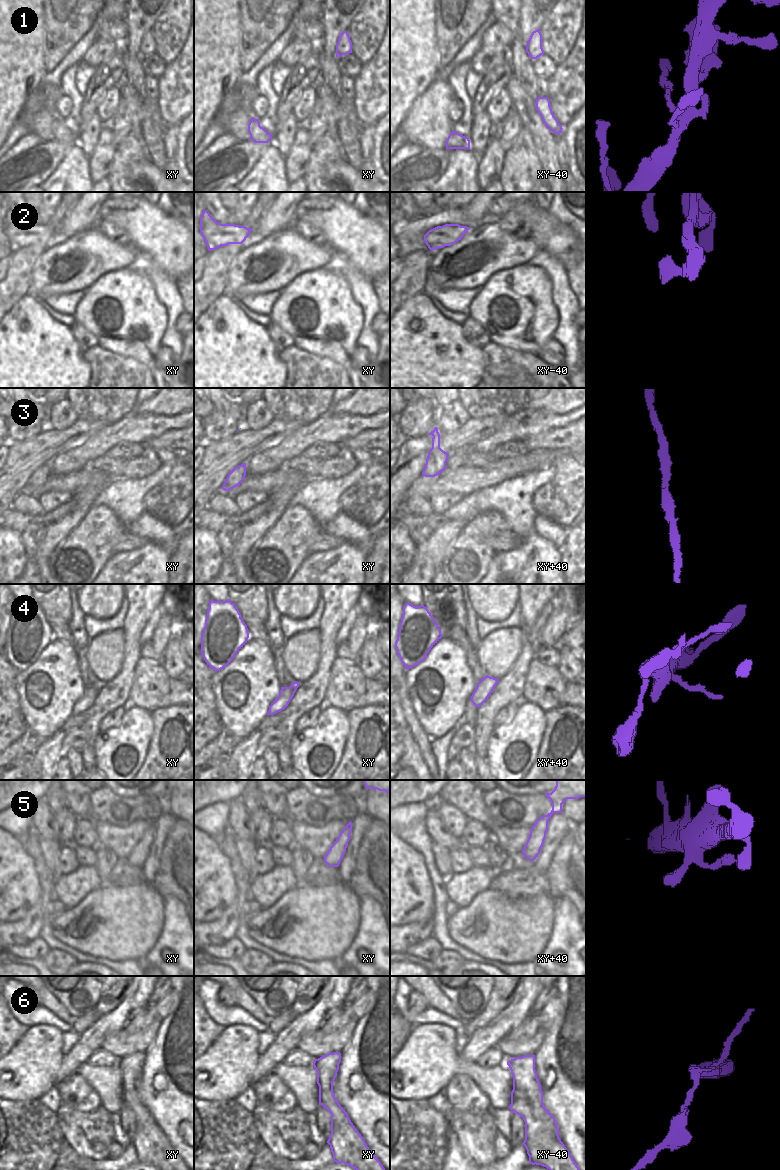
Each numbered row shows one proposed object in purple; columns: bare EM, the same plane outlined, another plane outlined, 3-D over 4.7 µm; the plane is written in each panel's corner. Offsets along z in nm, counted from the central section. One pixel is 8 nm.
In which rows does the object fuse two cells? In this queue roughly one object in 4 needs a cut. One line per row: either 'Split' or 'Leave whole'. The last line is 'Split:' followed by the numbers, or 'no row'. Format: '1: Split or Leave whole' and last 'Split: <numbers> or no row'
1: Leave whole
2: Leave whole
3: Leave whole
4: Leave whole
5: Leave whole
6: Split
Split: 6.

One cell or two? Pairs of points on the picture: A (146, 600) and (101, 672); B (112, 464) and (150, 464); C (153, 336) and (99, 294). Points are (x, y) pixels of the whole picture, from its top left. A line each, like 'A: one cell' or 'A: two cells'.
A: two cells
B: one cell
C: one cell

